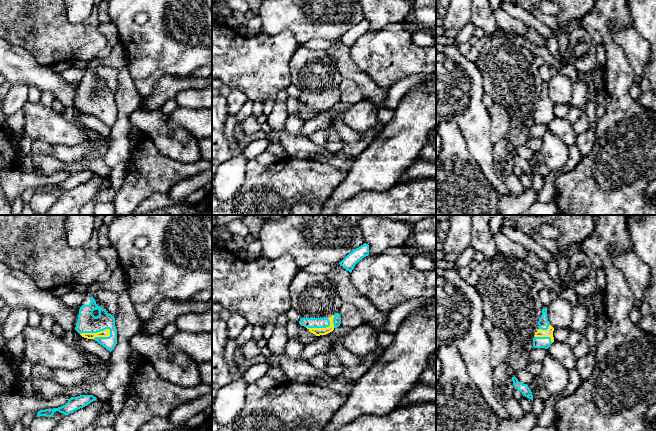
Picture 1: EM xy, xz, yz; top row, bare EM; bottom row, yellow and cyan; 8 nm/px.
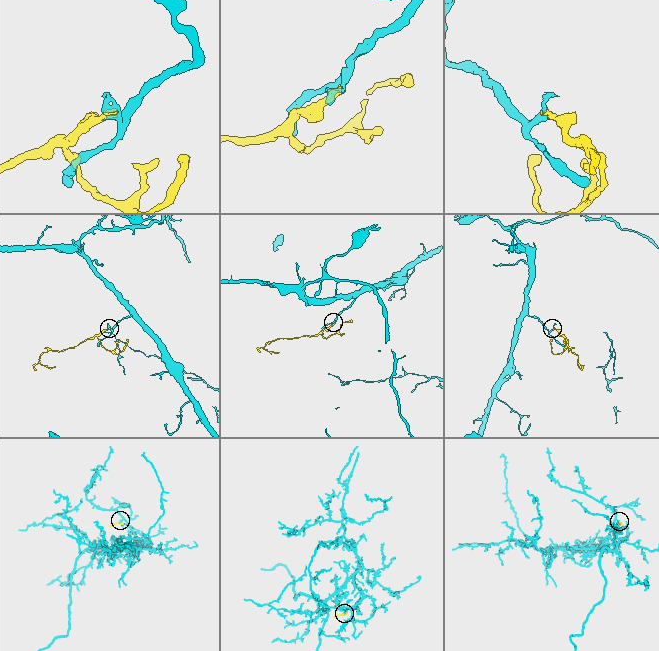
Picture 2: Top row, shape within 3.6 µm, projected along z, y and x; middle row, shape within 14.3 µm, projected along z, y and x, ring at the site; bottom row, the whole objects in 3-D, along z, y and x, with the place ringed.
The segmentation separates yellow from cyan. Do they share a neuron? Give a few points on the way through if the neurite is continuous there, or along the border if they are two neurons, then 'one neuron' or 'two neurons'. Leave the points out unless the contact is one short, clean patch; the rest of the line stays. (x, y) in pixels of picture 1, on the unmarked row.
across xy (106, 109), (95, 109), (87, 99) | one neuron

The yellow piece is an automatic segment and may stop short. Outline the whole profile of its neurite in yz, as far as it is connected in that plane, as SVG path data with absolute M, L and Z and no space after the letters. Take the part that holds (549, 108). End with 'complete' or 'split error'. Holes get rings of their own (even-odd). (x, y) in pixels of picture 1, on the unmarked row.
M543 84L542 91L538 97L539 106L535 108L533 114L534 124L548 125L554 118L553 107L554 104L550 101L547 94L547 84Z | split error

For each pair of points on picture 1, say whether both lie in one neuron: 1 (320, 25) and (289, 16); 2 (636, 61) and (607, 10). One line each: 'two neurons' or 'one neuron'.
1: one neuron
2: two neurons

